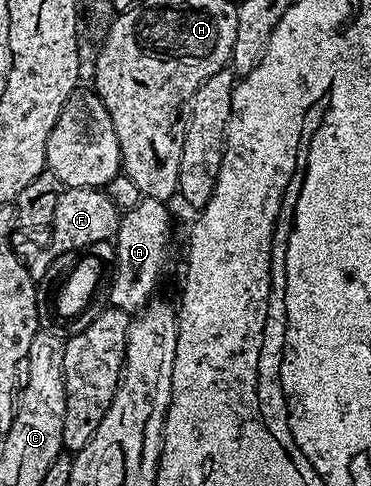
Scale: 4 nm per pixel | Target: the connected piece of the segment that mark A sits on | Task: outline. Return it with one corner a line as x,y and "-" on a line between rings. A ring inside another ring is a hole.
143,197
137,207
126,210
119,218
119,232
113,238
115,245
115,278
109,281
109,301
128,315
144,309
156,296
163,268
167,265
167,236
171,233
171,213
168,206
157,199

